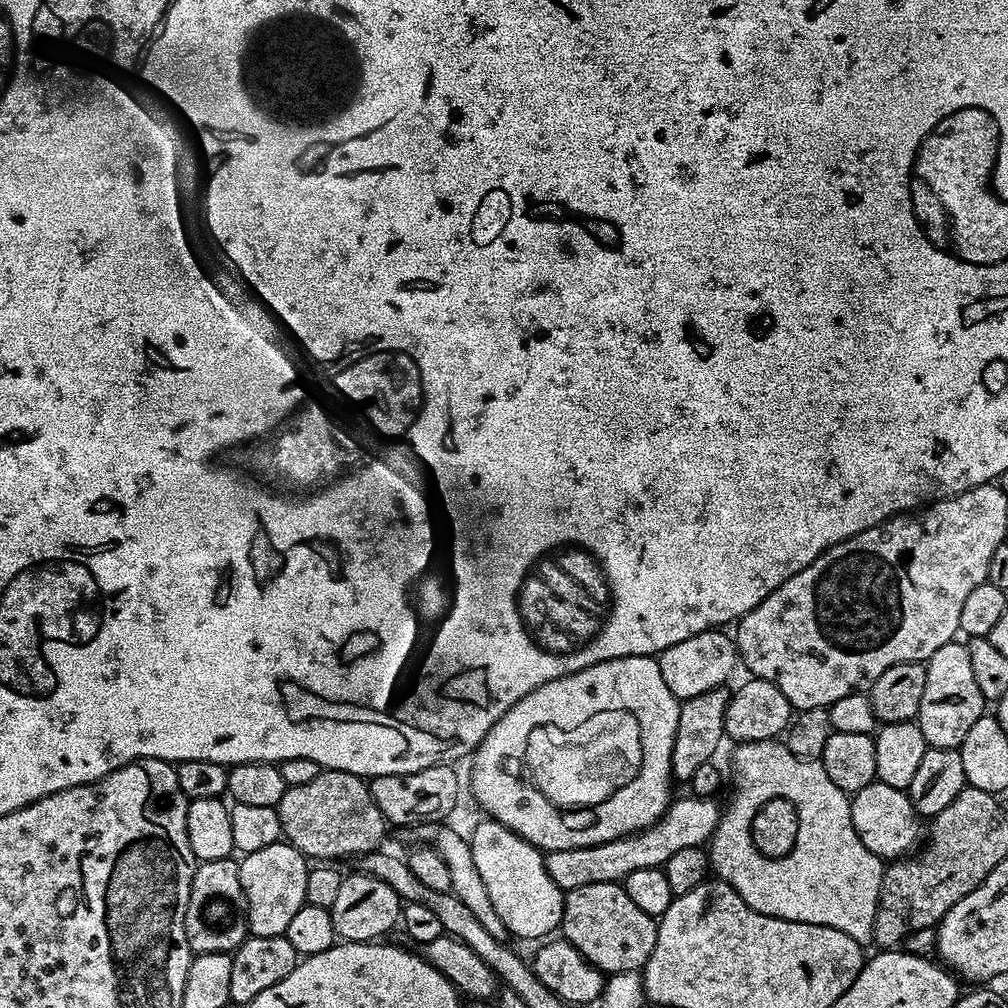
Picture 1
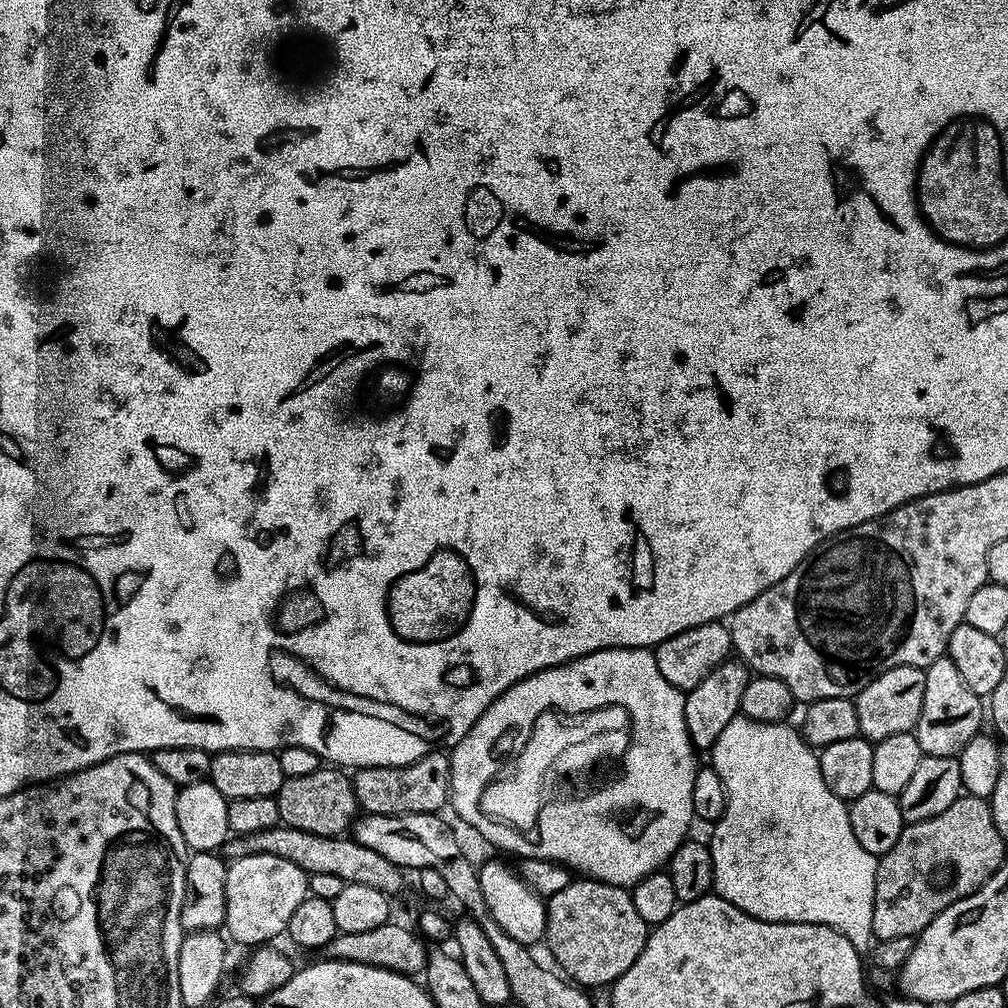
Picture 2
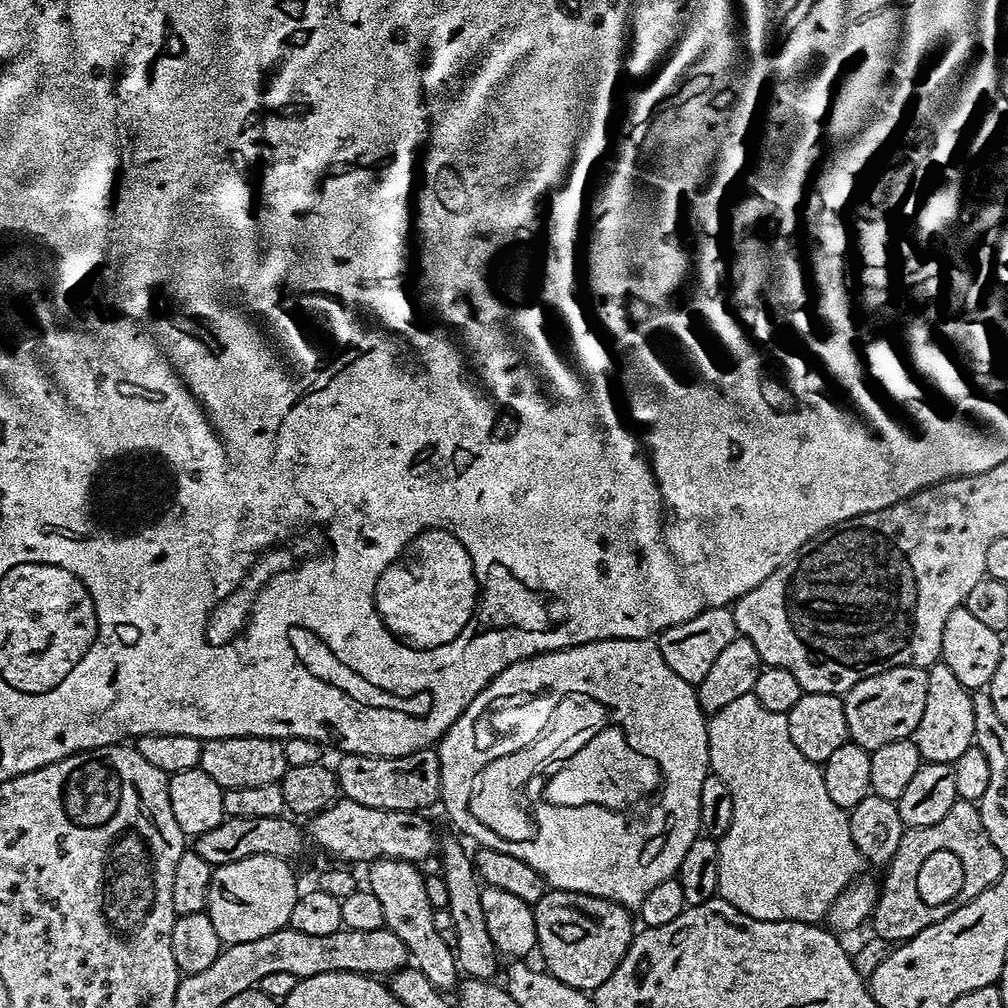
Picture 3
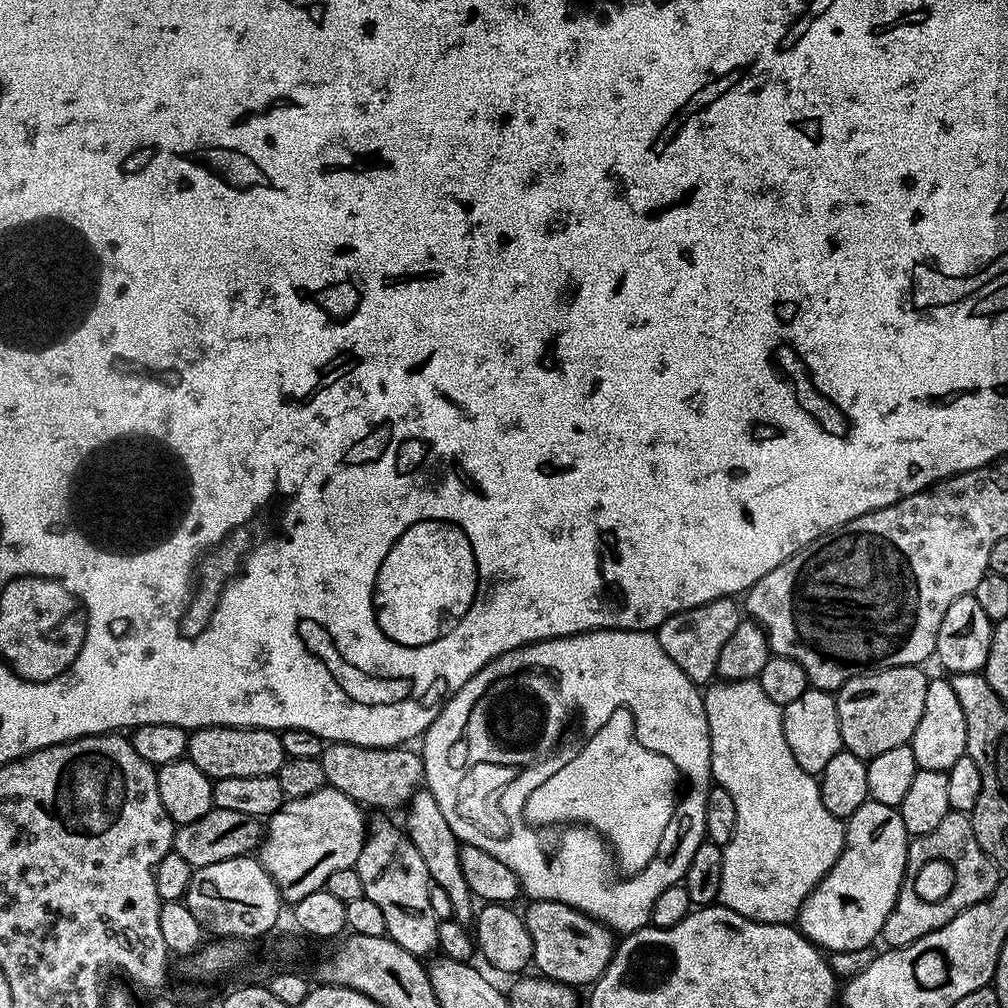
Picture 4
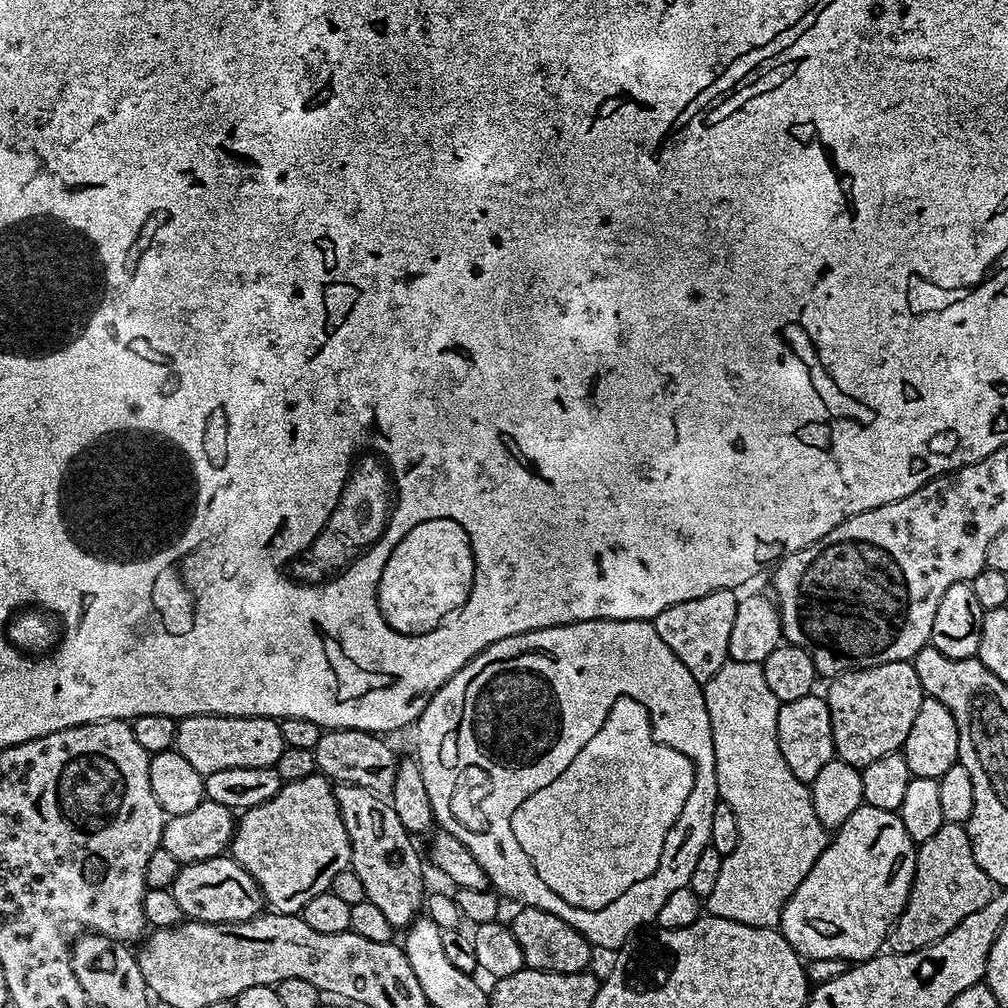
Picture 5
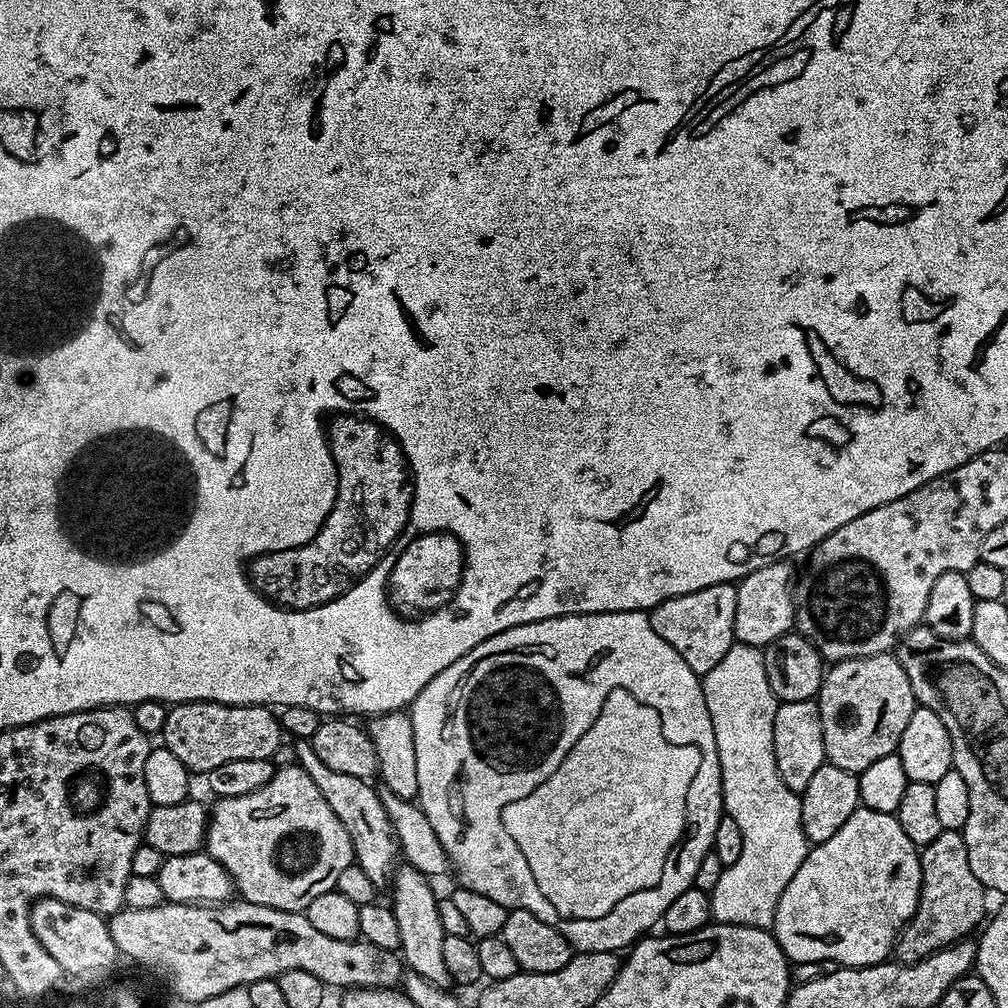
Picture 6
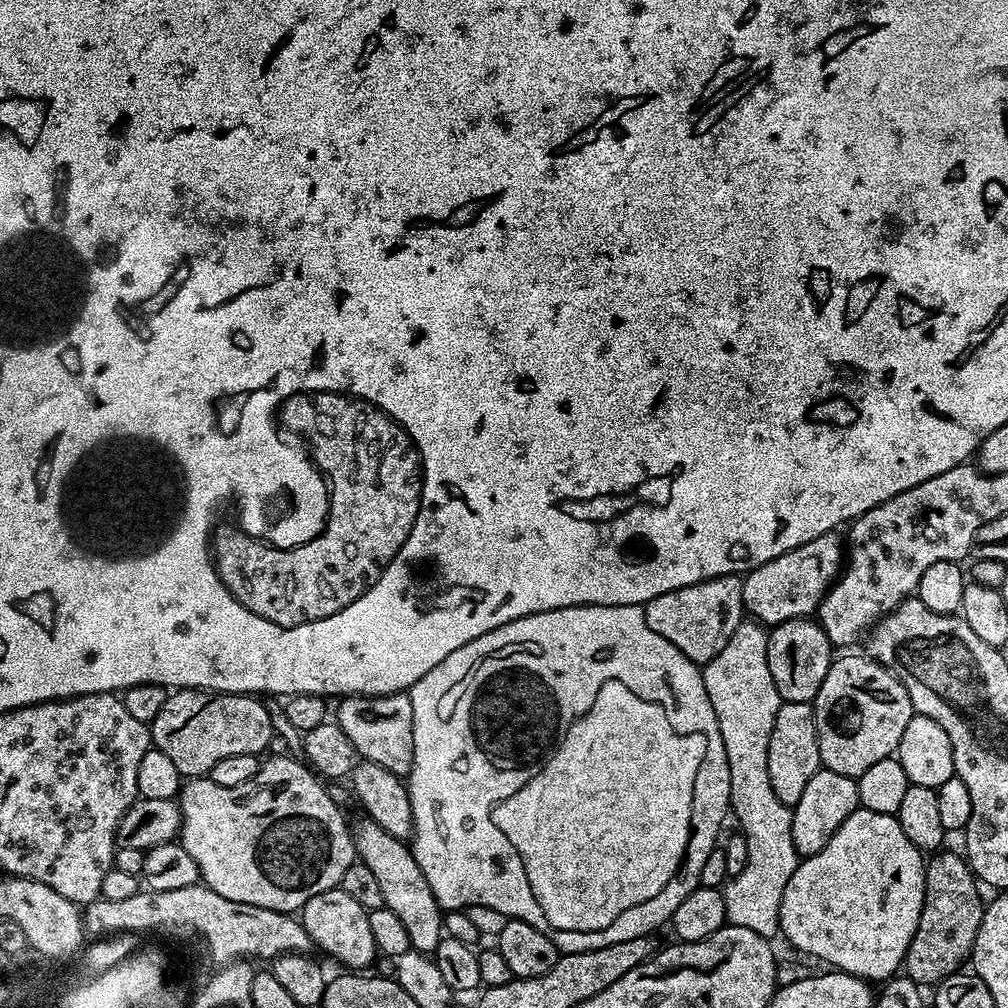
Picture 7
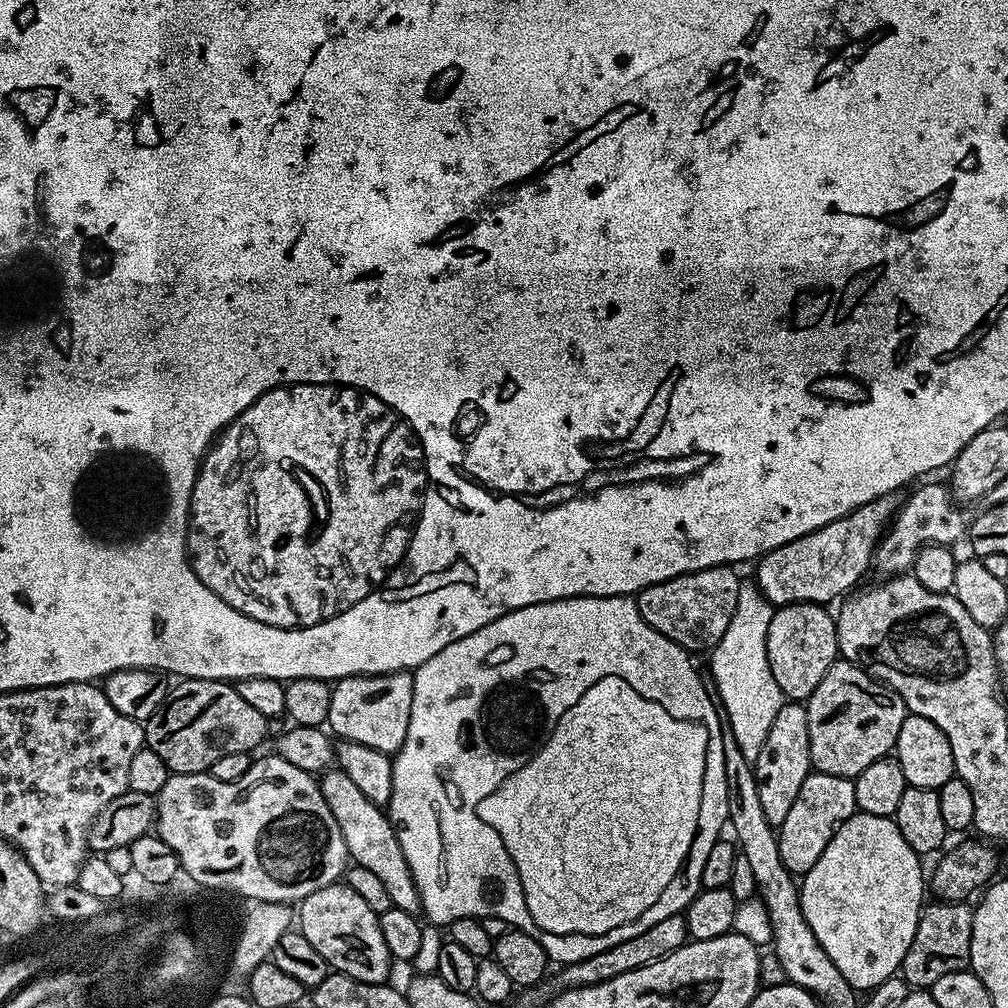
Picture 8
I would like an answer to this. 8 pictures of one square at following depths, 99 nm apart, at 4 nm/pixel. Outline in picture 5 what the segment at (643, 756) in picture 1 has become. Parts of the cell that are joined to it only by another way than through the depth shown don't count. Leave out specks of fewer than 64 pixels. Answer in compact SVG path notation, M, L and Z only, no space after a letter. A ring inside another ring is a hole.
M587 620L577 624L563 624L557 628L534 630L526 634L511 636L503 639L502 642L496 642L486 650L479 652L467 666L458 670L458 674L454 674L454 678L447 680L430 697L421 711L420 719L414 725L414 731L416 731L414 756L420 762L422 782L426 782L426 794L430 794L430 806L435 823L449 836L458 838L458 842L466 845L470 854L474 854L474 858L478 858L478 866L482 866L491 887L501 897L509 896L512 900L521 900L519 902L521 905L546 910L558 918L567 920L573 928L584 935L589 945L595 946L597 949L599 949L598 947L612 948L611 950L619 949L629 943L631 936L628 935L631 932L638 931L643 924L651 925L654 913L662 910L666 898L670 898L670 894L674 894L674 890L688 887L690 874L694 874L694 865L697 864L698 858L702 858L702 850L710 847L710 825L714 819L714 806L718 802L718 793L716 791L716 759L712 745L712 727L704 701L704 690L701 681L696 680L694 674L690 674L690 670L686 670L686 666L682 666L682 662L678 662L678 654L674 654L674 650L670 650L670 646L666 646L666 642L662 642L662 638L658 638L655 623L647 620ZM608 728L620 728L627 736L632 736L632 731L638 730L640 740L652 740L650 733L652 728L656 728L656 744L660 744L660 748L668 748L668 744L672 744L672 748L680 748L680 752L684 752L684 756L692 756L690 763L696 766L696 780L702 780L702 782L700 788L690 790L690 794L686 798L686 806L682 806L674 826L666 834L666 842L662 846L662 854L660 855L660 865L656 867L654 874L647 876L642 882L630 886L607 907L595 909L580 905L580 880L576 880L576 876L560 876L560 872L552 872L552 868L544 868L544 864L552 864L552 860L548 860L548 856L544 856L544 860L526 858L526 854L532 852L532 848L536 848L536 812L528 812L528 799L532 792L538 790L538 780L543 780L549 772L560 772L560 768L566 768L566 758L574 758L574 752L580 752L582 740L588 740L589 735L612 736L612 732ZM496 788L504 788L504 796L500 796L500 792L496 792ZM496 800L498 803L504 804L504 812L508 812L508 828L500 828L500 820L496 820ZM484 820L488 820L488 824L484 824ZM484 828L492 828L492 832L484 832Z

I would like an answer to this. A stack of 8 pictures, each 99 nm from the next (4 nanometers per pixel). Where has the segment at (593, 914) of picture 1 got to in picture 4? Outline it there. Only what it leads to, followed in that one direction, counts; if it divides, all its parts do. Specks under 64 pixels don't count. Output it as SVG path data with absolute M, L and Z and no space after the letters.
M532 900L529 905L528 909L523 909L522 915L526 930L530 930L535 971L549 980L569 986L595 984L612 960L613 929L557 900Z

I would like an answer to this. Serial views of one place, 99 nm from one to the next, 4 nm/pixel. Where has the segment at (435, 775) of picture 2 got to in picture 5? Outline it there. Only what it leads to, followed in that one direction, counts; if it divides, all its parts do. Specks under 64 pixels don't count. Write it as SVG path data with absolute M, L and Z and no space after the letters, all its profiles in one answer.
M349 728L321 731L314 749L318 772L336 784L353 784L354 786L362 786L366 790L376 793L378 796L387 797L396 784L396 765L398 763L398 755L396 756L395 750L384 740L387 739L381 738L379 735L370 732L355 732Z

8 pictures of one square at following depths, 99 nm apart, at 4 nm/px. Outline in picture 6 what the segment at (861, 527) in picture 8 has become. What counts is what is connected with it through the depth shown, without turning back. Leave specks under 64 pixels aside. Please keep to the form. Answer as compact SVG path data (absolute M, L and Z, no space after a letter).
M787 559L754 570L736 584L734 606L734 634L742 644L765 649L778 638L793 631L796 623L796 582L798 572L791 568Z

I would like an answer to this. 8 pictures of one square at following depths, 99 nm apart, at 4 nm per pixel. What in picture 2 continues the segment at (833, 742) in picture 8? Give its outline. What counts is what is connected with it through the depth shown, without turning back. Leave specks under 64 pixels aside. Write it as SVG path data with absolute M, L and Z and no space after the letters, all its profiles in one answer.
M907 664L886 670L878 678L874 678L874 682L867 684L854 697L861 735L875 742L915 729L922 714L922 694L926 694L926 671L923 668Z

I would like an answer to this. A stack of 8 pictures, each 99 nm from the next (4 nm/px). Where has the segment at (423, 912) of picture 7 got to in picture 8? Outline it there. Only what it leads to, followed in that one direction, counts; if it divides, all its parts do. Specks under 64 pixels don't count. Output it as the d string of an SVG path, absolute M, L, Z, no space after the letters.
M334 768L323 773L319 785L322 798L326 798L326 806L330 806L330 814L334 814L334 822L338 822L338 830L342 830L349 857L355 863L366 866L366 870L371 870L385 884L392 907L419 913L418 886L414 886L410 866L402 854L402 846L398 846L396 830L388 819L387 811L381 805L370 802L370 798L366 798L366 794L362 794L362 790L358 790L358 786L340 769Z

